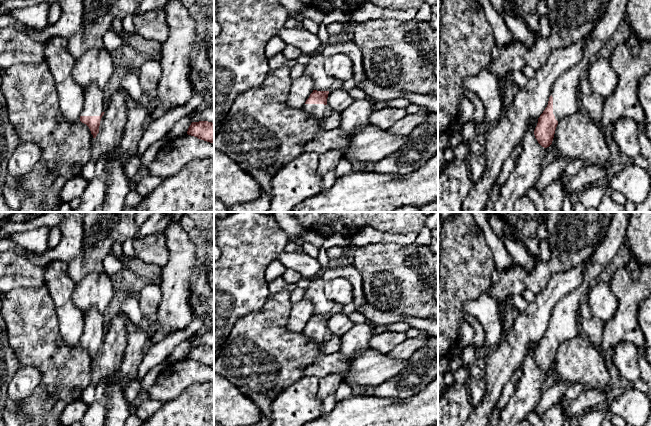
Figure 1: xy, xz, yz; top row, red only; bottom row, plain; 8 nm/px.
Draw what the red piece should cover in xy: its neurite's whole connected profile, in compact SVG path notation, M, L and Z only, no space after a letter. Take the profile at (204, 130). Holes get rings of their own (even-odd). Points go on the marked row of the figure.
M208 121L192 122L187 134L214 143L214 123Z

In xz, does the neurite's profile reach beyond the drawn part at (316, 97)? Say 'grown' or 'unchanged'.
grown

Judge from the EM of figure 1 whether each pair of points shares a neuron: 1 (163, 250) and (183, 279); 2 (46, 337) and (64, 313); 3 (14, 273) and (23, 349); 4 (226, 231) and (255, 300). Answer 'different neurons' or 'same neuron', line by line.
1: different neurons
2: different neurons
3: different neurons
4: same neuron

